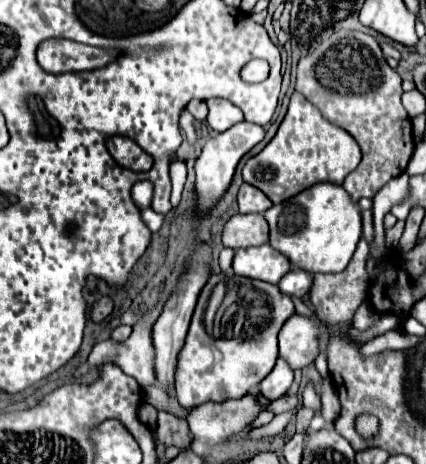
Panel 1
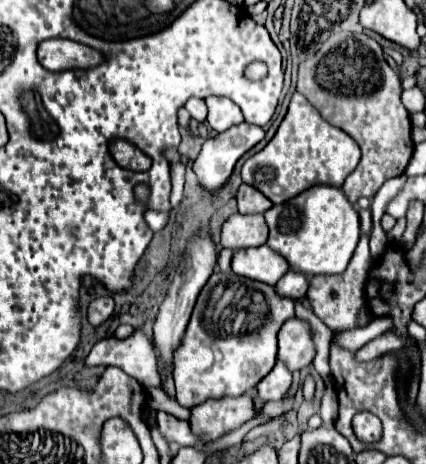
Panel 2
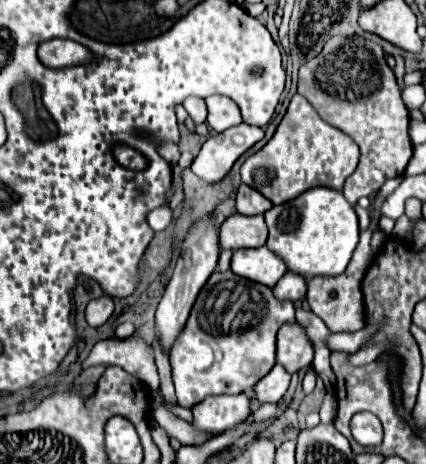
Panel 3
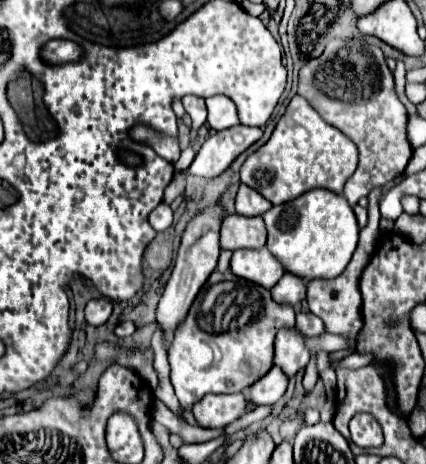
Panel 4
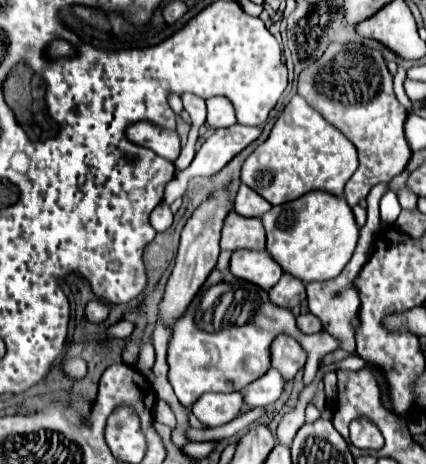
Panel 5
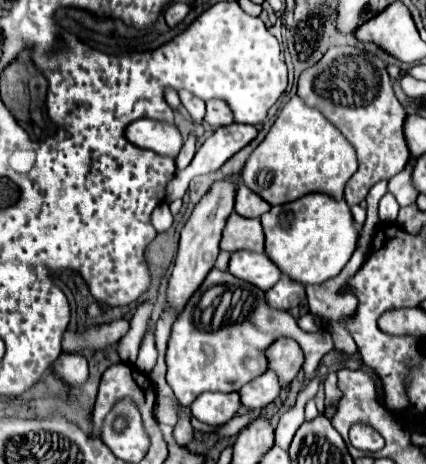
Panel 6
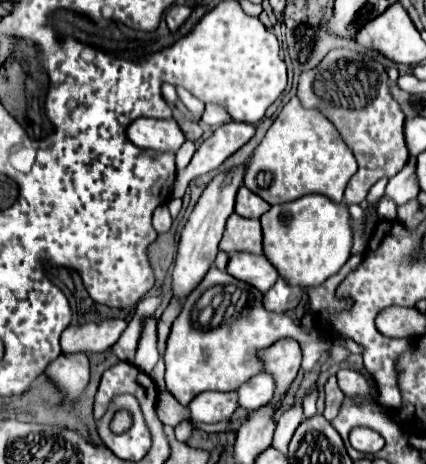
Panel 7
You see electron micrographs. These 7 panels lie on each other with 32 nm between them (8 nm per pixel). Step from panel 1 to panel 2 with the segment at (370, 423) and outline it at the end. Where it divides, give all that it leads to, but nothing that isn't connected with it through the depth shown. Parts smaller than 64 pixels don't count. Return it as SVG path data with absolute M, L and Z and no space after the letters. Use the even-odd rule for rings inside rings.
M360 412L352 420L352 430L356 438L364 444L372 444L380 440L380 420L370 412Z

